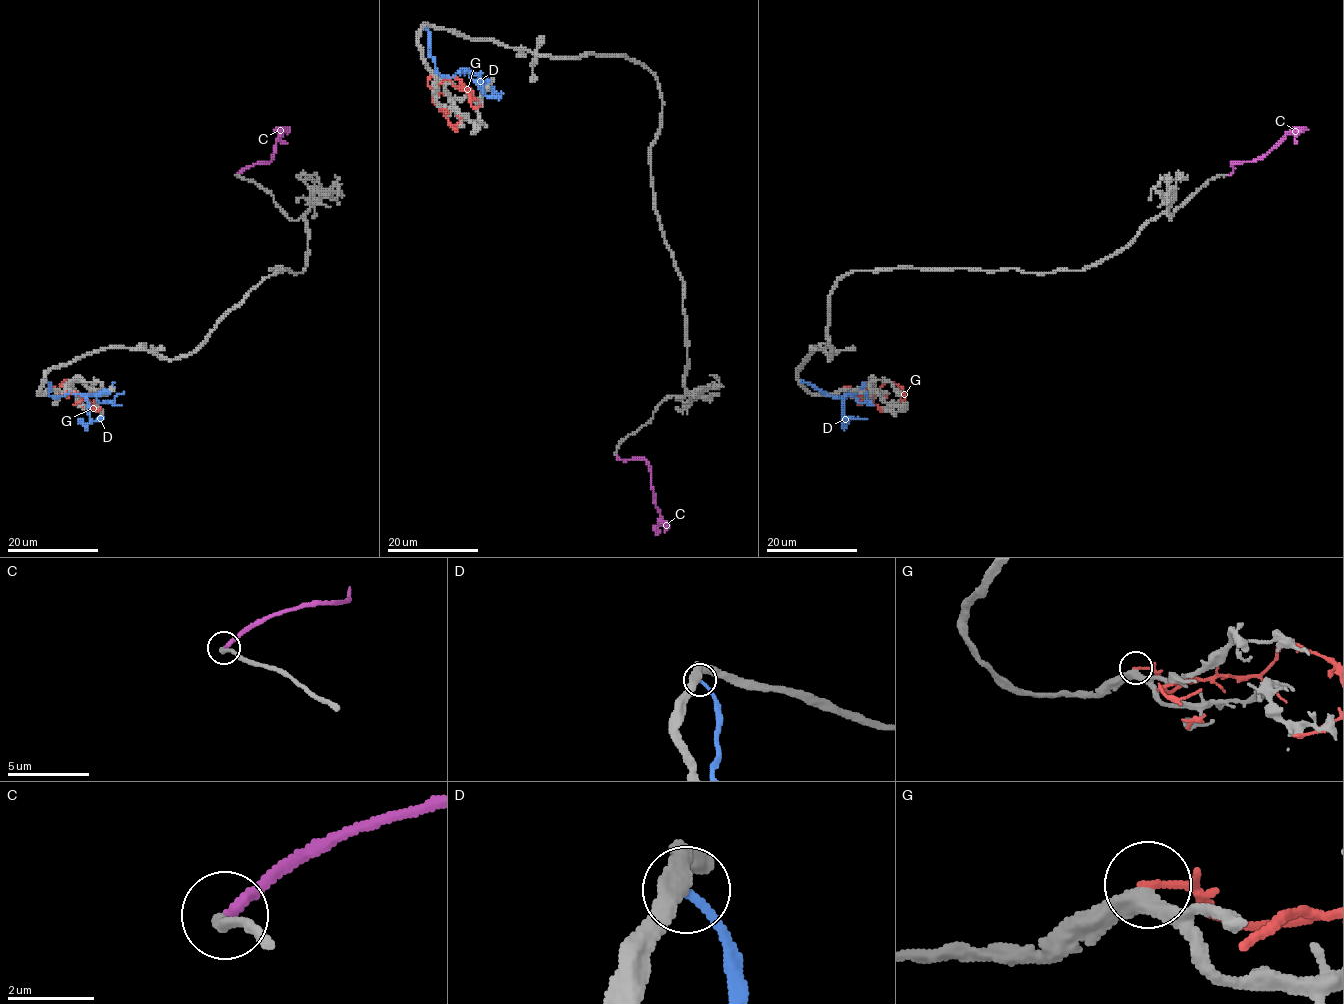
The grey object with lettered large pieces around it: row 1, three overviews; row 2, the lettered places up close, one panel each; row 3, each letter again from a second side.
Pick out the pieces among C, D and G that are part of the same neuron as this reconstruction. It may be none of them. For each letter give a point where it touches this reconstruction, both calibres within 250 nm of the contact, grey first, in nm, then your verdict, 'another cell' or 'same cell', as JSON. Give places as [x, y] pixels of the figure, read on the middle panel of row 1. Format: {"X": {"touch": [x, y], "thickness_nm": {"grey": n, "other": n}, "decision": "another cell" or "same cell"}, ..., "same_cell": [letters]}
{"C": {"touch": [616, 456], "thickness_nm": {"grey": 240, "other": 280}, "decision": "same cell"}, "D": {"touch": [424, 27], "thickness_nm": {"grey": 360, "other": 220}, "decision": "another cell"}, "G": {"touch": [430, 71], "thickness_nm": {"grey": 440, "other": 140}, "decision": "another cell"}, "same_cell": ["C"]}

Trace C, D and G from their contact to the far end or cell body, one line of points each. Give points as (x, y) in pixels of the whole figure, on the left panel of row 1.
C: (236, 174), (249, 166), (271, 162), (280, 132), (277, 130)
D: (44, 380), (49, 384), (49, 394), (52, 396), (67, 393), (92, 394), (100, 403), (109, 402), (123, 392)
G: (51, 387), (49, 392), (58, 389), (54, 389), (66, 380), (82, 406)

